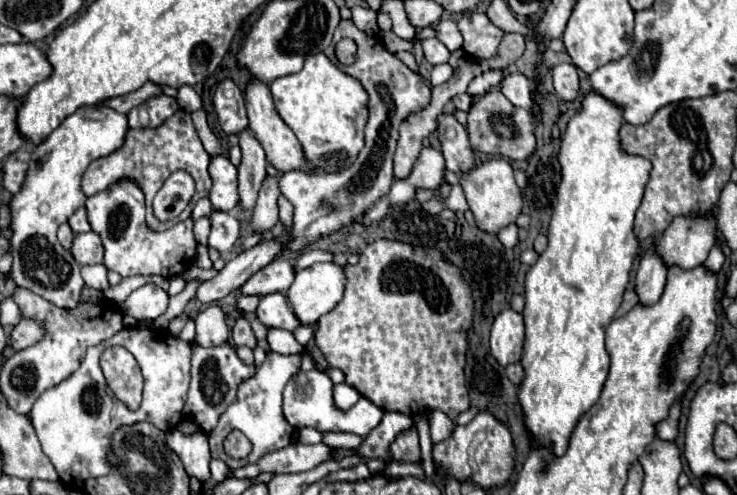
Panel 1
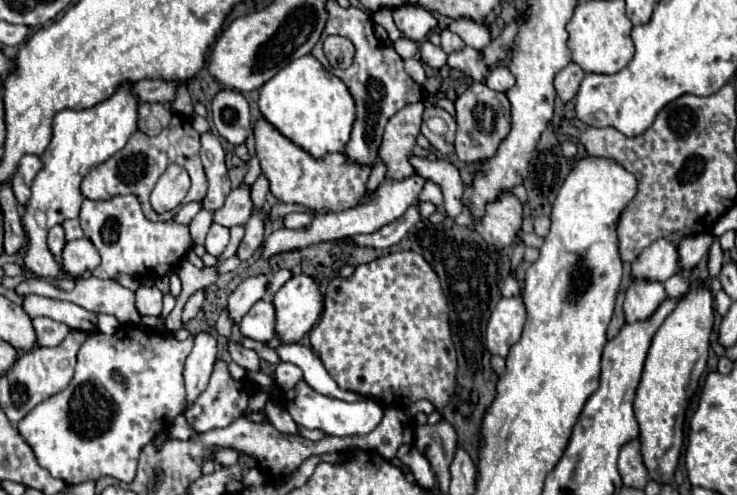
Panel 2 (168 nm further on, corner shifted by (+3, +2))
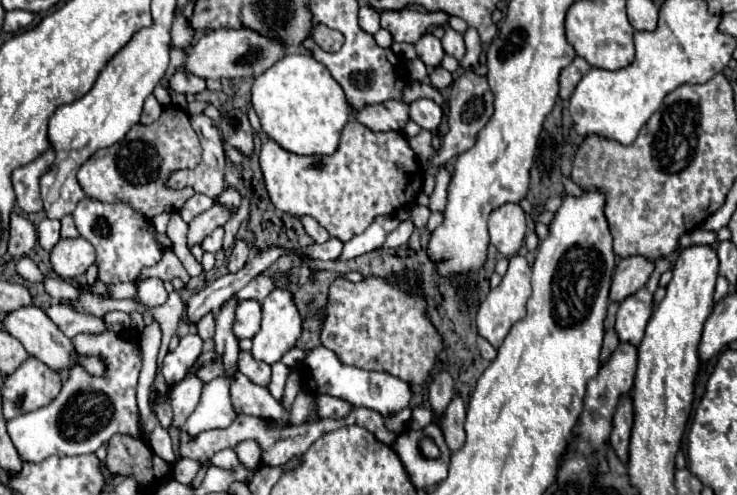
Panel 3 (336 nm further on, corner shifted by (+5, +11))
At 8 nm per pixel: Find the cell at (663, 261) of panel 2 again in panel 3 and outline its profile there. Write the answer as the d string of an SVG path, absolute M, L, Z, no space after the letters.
M632 255L618 263L612 287L610 287L610 299L622 301L624 297L636 293L654 271L654 261L650 261L644 255Z

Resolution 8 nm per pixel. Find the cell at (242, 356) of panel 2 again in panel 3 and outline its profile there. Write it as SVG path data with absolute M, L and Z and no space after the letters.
M240 351L238 371L242 371L250 381L258 385L268 385L270 381L270 365L264 361L254 361L254 357L250 357L250 351Z

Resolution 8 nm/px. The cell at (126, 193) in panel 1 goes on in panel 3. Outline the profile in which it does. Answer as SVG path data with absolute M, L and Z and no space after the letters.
M84 197L74 209L74 221L84 239L88 239L96 249L98 279L104 283L124 283L136 281L144 267L156 265L166 247L156 239L156 229L142 213L134 211L126 203L102 203L92 197Z

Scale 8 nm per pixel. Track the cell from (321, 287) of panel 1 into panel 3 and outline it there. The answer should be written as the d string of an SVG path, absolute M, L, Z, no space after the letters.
M276 287L262 301L262 329L252 339L252 355L268 365L296 345L302 333L302 317L294 295L286 287Z

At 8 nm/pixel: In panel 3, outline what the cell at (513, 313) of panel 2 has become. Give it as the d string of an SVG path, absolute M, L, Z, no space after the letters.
M522 255L510 257L510 267L508 267L506 275L502 277L502 283L498 287L494 287L478 307L478 315L476 315L478 333L496 349L502 345L502 341L508 335L510 327L516 321L520 321L522 317L526 317L526 301L530 299L530 293L532 293L530 275L532 275L532 269L530 269L530 265L526 263L526 259Z

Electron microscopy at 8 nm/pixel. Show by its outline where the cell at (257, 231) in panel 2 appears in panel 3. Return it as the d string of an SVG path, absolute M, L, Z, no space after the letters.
M236 239L234 247L232 247L232 255L230 255L230 259L228 259L228 269L230 269L230 273L234 273L234 271L238 271L238 269L244 267L244 263L246 263L246 259L248 259L248 253L250 253L248 243L242 241L242 239Z

